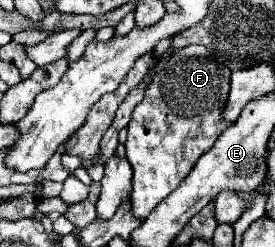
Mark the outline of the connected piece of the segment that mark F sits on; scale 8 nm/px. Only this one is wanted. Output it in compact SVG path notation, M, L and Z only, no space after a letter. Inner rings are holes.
M186 46L178 54L172 54L166 62L166 68L154 76L152 84L146 90L144 100L134 108L132 120L128 124L128 140L126 140L126 160L132 166L132 214L136 220L144 222L146 216L172 192L178 184L192 172L196 160L206 154L218 140L218 136L230 126L230 122L222 120L220 114L224 110L226 98L230 90L230 68L220 64L212 52L202 46Z

